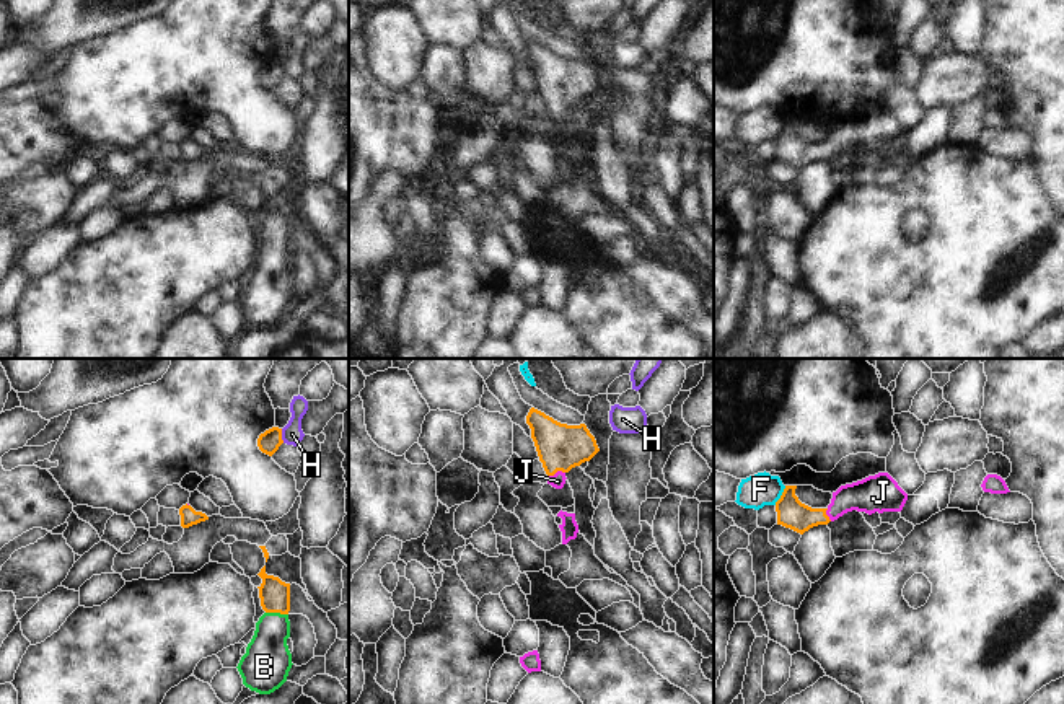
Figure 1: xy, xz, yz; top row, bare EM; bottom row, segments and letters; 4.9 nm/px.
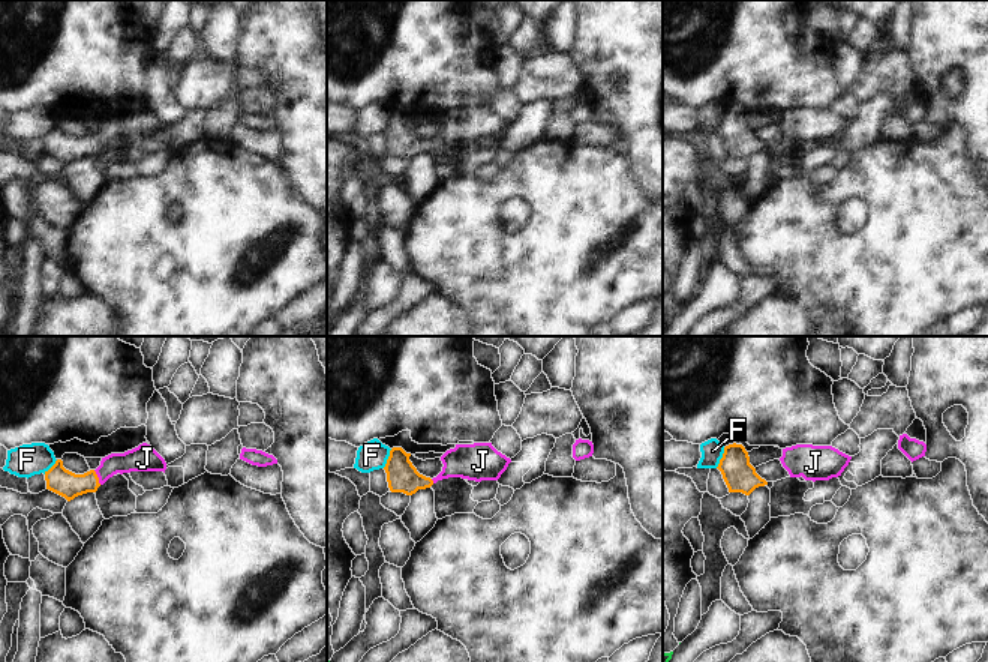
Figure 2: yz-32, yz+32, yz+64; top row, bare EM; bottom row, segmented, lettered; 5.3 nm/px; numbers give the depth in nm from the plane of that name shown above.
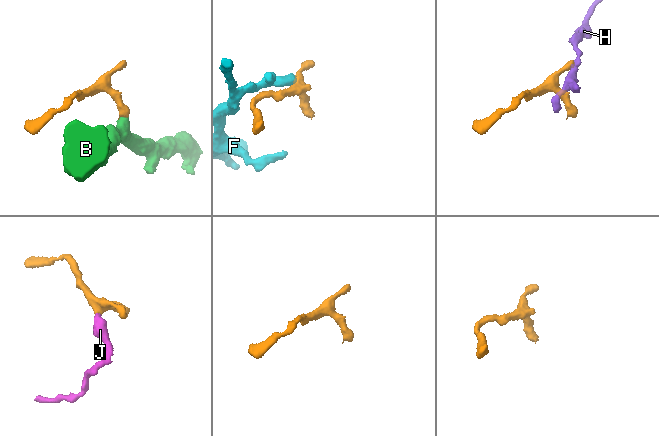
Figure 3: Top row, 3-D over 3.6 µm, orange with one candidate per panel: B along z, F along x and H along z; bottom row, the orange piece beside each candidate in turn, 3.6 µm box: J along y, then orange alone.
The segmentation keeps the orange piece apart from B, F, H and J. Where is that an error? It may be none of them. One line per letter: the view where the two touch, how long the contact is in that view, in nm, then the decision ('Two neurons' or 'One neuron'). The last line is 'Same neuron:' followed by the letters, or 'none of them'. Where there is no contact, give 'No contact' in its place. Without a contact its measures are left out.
B: Touches orange in xy. Shared border 110 nm. One neuron
F: Touches orange in yz. Shared border 110 nm. Two neurons
H: Touches orange in xy. Shared border 70 nm. Two neurons
J: Touches orange in xz. Shared border 80 nm. One neuron
Same neuron: B, J.

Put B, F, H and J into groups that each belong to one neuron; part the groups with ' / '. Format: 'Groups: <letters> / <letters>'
Groups: B J / F / H.

